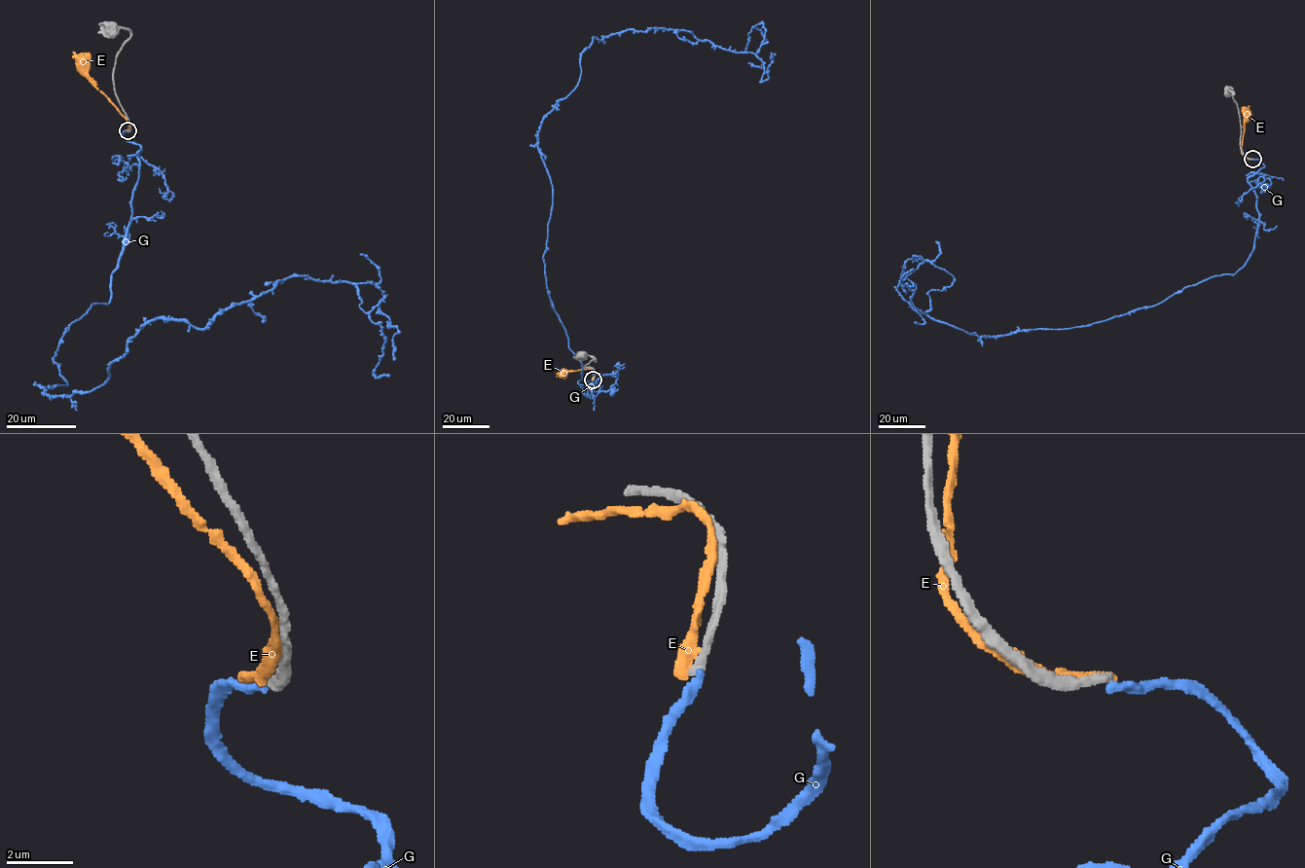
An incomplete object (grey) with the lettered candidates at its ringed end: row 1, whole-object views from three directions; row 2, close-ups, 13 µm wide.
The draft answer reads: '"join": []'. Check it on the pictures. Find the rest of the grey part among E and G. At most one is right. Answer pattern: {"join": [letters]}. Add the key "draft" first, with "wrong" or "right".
{"draft": "right", "join": []}

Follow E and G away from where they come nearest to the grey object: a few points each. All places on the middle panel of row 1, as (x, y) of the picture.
E: (593, 379), (593, 369), (564, 373)
G: (593, 379), (546, 284), (542, 119), (594, 38), (677, 29), (743, 52), (761, 23), (769, 42)

